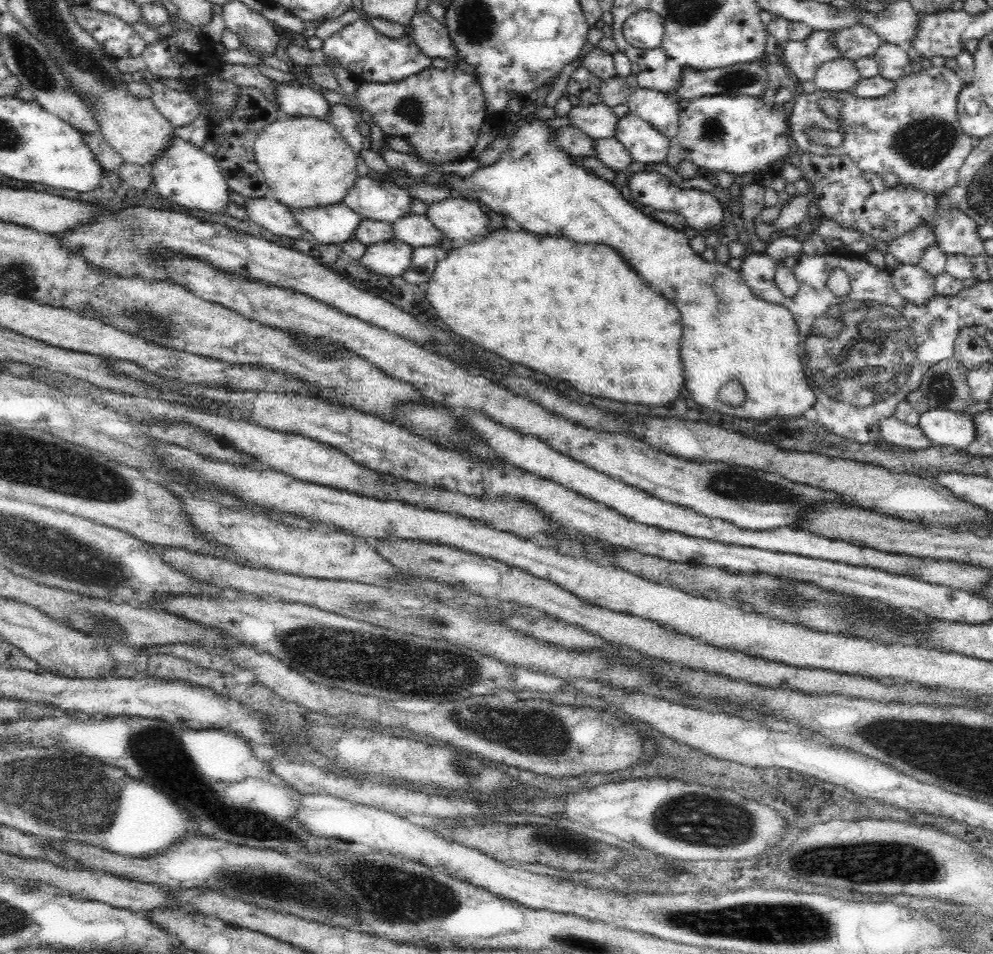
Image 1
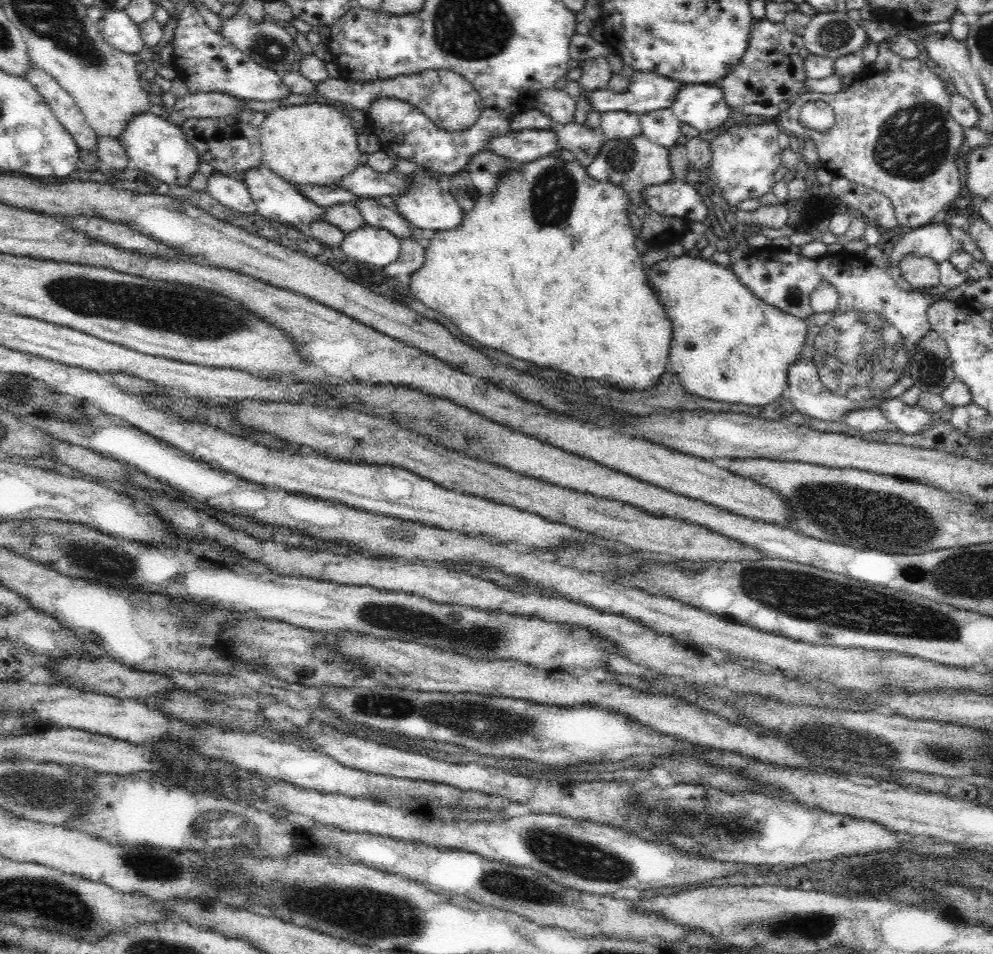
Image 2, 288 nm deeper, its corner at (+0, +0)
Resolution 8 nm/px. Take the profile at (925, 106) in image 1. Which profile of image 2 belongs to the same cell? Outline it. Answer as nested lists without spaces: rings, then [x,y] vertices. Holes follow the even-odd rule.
[[[878,42],[876,62],[864,68],[864,74],[856,76],[848,90],[842,90],[838,94],[828,94],[828,96],[818,92],[802,92],[790,104],[784,106],[778,118],[788,136],[796,136],[802,142],[808,138],[814,140],[824,170],[828,170],[832,176],[838,174],[852,180],[854,184],[862,184],[870,190],[882,192],[886,198],[890,198],[894,206],[898,226],[916,230],[916,228],[932,226],[934,216],[940,210],[948,210],[948,206],[962,192],[962,178],[960,178],[962,164],[958,152],[962,154],[960,148],[962,142],[966,142],[966,138],[962,138],[964,126],[960,126],[956,118],[950,114],[950,98],[952,94],[946,90],[946,82],[934,74],[928,62],[920,62],[918,58],[904,60],[900,58],[900,54],[892,52],[886,42]],[[812,100],[828,102],[834,108],[836,114],[834,126],[824,134],[806,130],[798,122],[800,108]]]

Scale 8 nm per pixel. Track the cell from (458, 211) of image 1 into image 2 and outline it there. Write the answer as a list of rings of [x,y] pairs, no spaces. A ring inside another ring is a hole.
[[[410,174],[408,176],[412,180],[410,184],[410,190],[400,194],[396,198],[396,210],[398,214],[402,214],[406,218],[406,222],[412,226],[412,228],[420,228],[420,230],[456,230],[460,228],[460,222],[464,218],[464,210],[456,204],[454,196],[450,194],[448,186],[444,182],[438,182],[436,178],[428,176],[428,174]]]

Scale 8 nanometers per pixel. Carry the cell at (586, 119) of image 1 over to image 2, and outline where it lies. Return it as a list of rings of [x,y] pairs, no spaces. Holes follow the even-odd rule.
[[[556,88],[540,90],[534,100],[538,104],[538,110],[548,114],[556,124],[572,124],[576,120],[574,112],[578,102],[572,100],[564,90],[556,90]]]

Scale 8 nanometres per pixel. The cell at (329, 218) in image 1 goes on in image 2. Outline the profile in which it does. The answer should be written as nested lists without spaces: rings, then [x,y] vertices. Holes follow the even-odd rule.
[[[260,164],[258,168],[246,170],[242,182],[248,186],[250,196],[252,196],[254,204],[256,204],[256,210],[264,218],[276,220],[276,222],[286,224],[286,226],[290,226],[294,230],[300,230],[300,232],[308,232],[310,224],[314,220],[324,220],[324,208],[322,206],[316,206],[310,198],[306,198],[302,192],[298,192],[290,182],[276,176],[266,164]]]

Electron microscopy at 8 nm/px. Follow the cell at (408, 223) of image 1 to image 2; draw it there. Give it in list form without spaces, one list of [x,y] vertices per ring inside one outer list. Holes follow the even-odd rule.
[[[360,198],[356,202],[356,208],[364,216],[366,226],[374,226],[380,230],[384,228],[390,234],[396,234],[396,238],[400,238],[400,240],[410,238],[412,226],[406,222],[406,218],[402,214],[398,214],[386,206],[380,206],[376,200],[364,200],[364,198]]]

